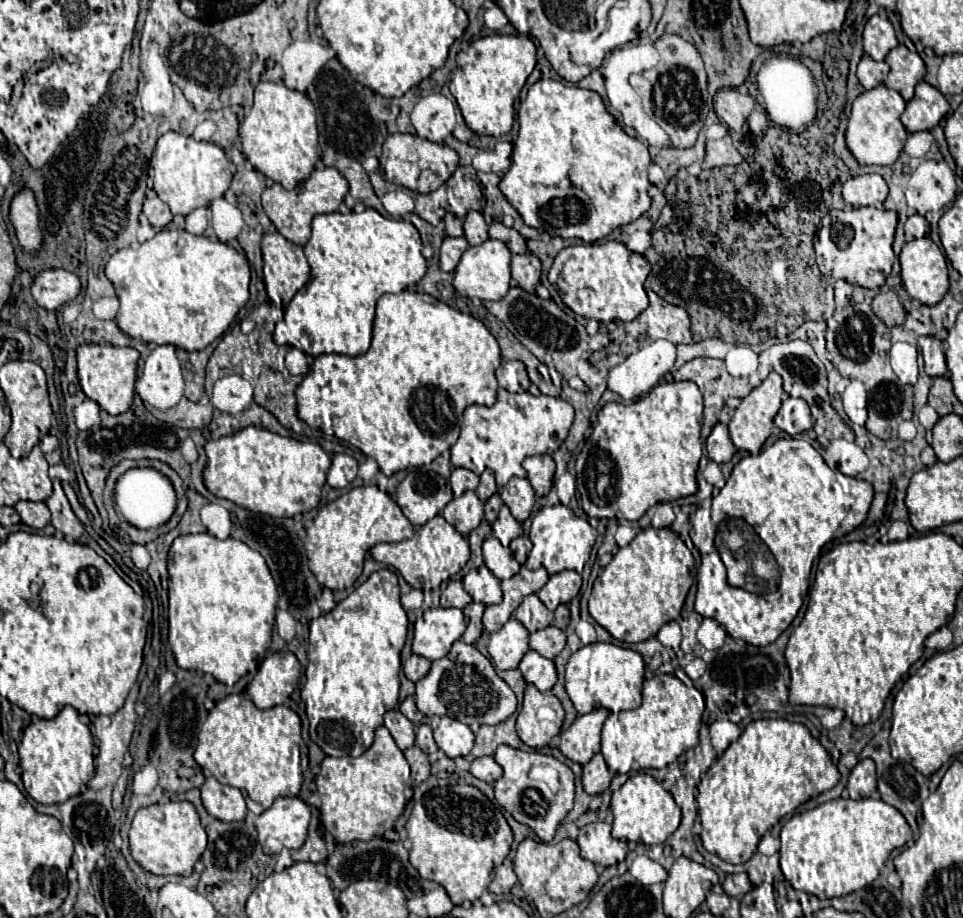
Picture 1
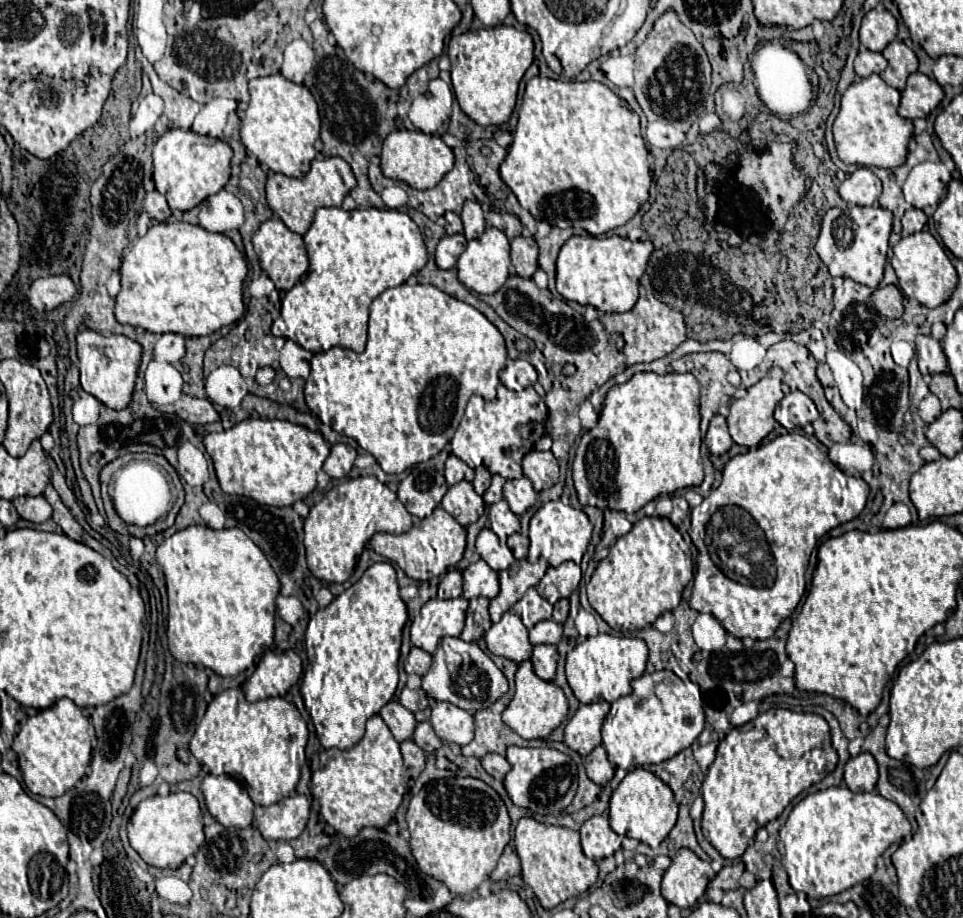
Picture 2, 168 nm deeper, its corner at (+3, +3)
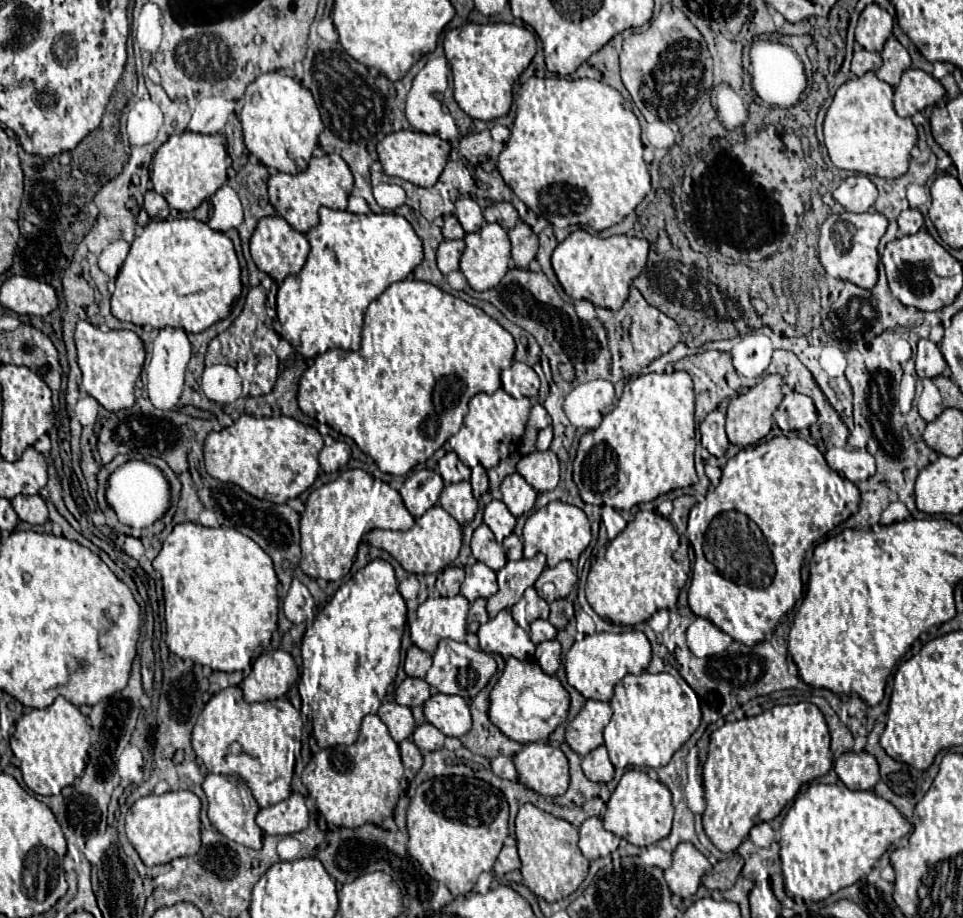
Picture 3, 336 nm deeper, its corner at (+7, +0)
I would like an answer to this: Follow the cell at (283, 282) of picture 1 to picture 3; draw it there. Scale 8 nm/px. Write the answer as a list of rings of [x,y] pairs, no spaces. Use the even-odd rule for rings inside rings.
[[[273,215],[273,217],[267,217],[267,219],[261,219],[257,223],[257,229],[251,237],[251,257],[255,261],[255,265],[267,273],[273,281],[281,283],[287,275],[293,275],[297,273],[305,259],[307,259],[307,253],[309,253],[309,243],[307,243],[307,237],[299,231],[295,231],[281,215]]]

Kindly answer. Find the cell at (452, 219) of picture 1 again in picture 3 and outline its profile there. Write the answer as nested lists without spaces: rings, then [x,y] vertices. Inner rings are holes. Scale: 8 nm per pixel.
[[[453,213],[445,215],[445,225],[443,225],[443,237],[445,239],[463,239],[465,237],[465,231],[461,227],[461,223],[457,221],[457,217]]]

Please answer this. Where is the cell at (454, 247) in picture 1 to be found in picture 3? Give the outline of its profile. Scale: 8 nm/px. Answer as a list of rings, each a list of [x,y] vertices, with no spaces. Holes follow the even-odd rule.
[[[455,239],[455,241],[443,241],[437,249],[437,265],[443,275],[459,269],[459,259],[465,251],[465,241]]]

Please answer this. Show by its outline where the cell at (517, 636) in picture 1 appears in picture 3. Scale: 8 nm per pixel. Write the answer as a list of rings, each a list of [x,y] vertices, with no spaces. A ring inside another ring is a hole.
[[[507,609],[499,611],[493,619],[483,623],[477,631],[479,647],[485,653],[499,653],[501,657],[517,657],[519,661],[527,661],[535,653],[535,645],[531,643],[525,629],[521,629]]]

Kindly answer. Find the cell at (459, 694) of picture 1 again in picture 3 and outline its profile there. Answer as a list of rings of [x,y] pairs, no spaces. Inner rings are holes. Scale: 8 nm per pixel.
[[[443,639],[439,643],[437,651],[433,653],[433,665],[431,665],[425,681],[441,693],[461,695],[465,699],[471,699],[489,683],[489,679],[495,675],[495,671],[497,671],[495,659],[491,655],[487,655],[485,651],[471,649],[467,643],[457,643],[457,641],[451,641],[451,639]]]

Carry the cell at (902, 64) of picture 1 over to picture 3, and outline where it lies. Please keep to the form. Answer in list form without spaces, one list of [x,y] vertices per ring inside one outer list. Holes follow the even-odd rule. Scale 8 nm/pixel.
[[[893,35],[887,39],[887,43],[881,51],[881,57],[883,57],[883,65],[877,71],[877,77],[895,87],[899,83],[901,73],[911,67],[911,57],[909,57],[907,49]]]

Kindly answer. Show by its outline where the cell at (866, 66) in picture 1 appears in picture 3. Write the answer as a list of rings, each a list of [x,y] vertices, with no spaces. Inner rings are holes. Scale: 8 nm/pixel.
[[[855,47],[855,53],[853,53],[853,61],[851,61],[851,71],[861,77],[865,75],[867,71],[877,71],[881,67],[881,55],[877,51],[867,51],[863,47]]]

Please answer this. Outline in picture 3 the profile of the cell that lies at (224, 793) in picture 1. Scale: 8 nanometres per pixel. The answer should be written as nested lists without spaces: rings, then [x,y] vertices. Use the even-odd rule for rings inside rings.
[[[209,773],[207,779],[205,779],[205,783],[203,783],[203,791],[205,791],[207,799],[209,799],[209,811],[207,811],[207,815],[209,815],[211,825],[221,835],[225,835],[227,839],[259,851],[263,847],[263,831],[255,823],[255,815],[259,813],[259,805],[255,801],[255,797],[251,795],[249,787],[245,783],[233,783],[225,775]]]

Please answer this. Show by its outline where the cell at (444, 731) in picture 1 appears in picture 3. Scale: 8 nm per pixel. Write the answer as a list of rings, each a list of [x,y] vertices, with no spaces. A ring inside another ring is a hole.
[[[431,695],[425,705],[425,719],[449,737],[461,737],[471,729],[469,705],[461,695]]]

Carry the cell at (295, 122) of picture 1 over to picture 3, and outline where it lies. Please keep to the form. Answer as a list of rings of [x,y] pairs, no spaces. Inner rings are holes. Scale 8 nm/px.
[[[277,71],[257,77],[245,91],[245,103],[239,113],[247,149],[265,165],[283,173],[297,175],[307,169],[309,159],[319,143],[317,135],[323,131],[321,113],[313,101],[311,91],[297,79]]]

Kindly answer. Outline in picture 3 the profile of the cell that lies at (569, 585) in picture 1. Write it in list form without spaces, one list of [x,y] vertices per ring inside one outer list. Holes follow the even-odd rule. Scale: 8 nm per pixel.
[[[561,561],[557,567],[547,567],[535,581],[537,593],[547,601],[567,597],[577,583],[577,571],[569,561]]]

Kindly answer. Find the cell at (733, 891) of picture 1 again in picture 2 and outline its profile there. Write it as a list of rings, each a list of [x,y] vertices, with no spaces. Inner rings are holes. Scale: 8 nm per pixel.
[[[743,862],[723,866],[723,870],[721,870],[713,880],[711,880],[709,886],[721,888],[721,890],[735,890],[735,888],[739,888],[739,878],[741,878],[743,870],[745,870]]]

